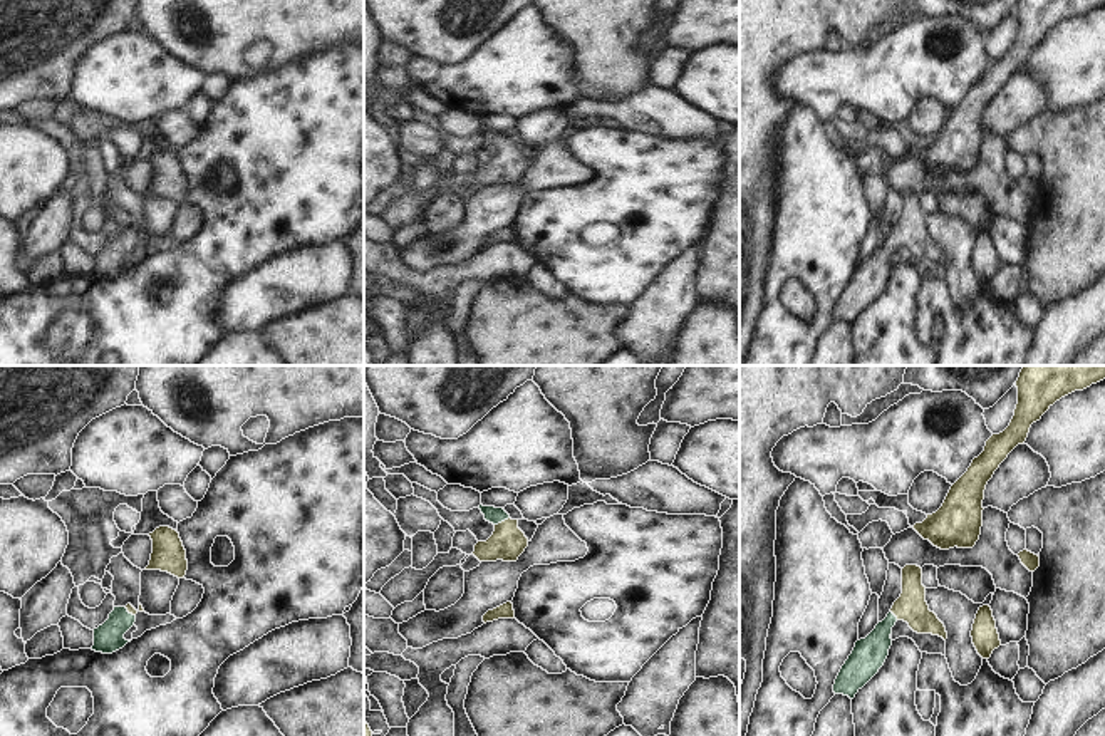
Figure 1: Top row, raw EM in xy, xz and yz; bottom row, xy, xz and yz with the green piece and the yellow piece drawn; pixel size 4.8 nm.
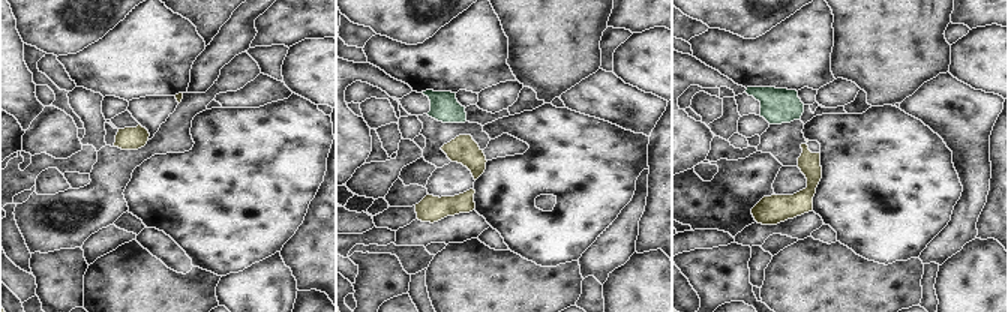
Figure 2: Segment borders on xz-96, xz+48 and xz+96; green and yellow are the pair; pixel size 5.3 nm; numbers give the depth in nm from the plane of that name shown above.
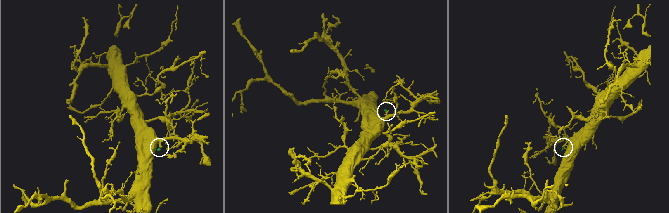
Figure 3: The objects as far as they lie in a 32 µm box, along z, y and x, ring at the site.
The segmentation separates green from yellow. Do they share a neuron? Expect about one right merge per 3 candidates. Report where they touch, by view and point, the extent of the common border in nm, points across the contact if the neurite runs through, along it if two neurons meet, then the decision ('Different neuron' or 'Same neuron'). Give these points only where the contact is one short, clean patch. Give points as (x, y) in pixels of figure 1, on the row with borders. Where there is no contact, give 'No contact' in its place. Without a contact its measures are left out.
Touches green at xz (502, 520). Shared border 80 nm. Path across: xz (493, 515), (502, 520), (508, 542). Same neuron.

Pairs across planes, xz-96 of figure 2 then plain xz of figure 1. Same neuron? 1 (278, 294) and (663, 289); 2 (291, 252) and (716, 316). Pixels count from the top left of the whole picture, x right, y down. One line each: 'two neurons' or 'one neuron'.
1: one neuron
2: two neurons

